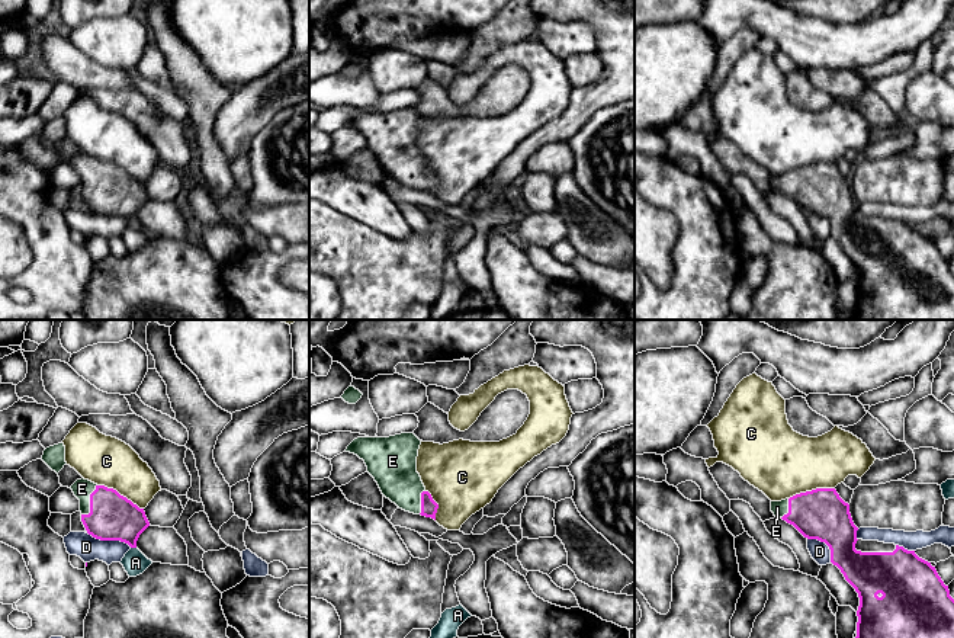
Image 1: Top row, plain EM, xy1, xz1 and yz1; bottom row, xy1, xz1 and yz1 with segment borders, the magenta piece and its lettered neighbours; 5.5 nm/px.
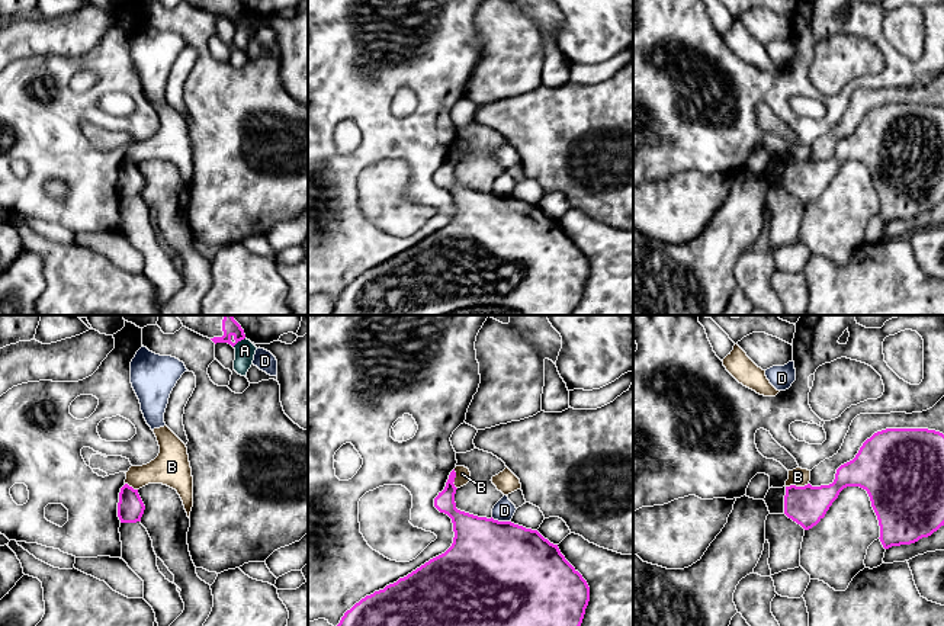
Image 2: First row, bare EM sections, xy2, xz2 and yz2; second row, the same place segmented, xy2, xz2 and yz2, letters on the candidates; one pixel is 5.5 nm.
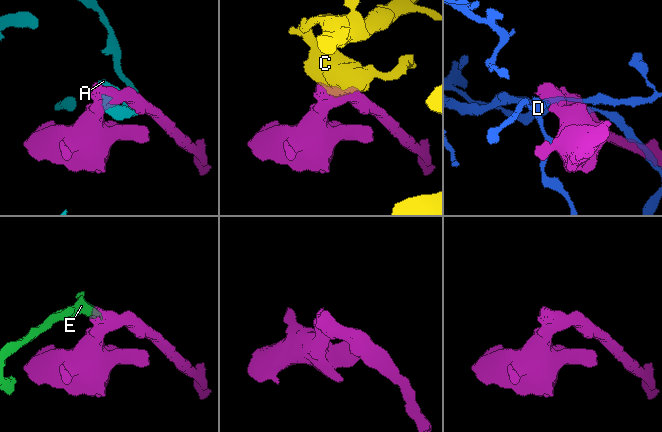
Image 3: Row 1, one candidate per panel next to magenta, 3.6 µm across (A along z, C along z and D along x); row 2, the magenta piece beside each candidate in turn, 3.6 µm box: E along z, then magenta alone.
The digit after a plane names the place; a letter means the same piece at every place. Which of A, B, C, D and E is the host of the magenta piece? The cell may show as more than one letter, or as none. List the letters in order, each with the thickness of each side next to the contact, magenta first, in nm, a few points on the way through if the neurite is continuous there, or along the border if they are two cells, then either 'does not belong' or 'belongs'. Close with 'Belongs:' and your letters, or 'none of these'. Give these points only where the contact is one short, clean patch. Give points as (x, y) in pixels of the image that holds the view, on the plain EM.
A: 70/110 nm | does not belong
B: 220/100 nm | along yz2 (808, 157), (786, 161) | does not belong
C: 260/280 nm | along xy1 (98, 159), (115, 163), (143, 183) | does not belong
D: 260/140 nm | does not belong
E: 260/110 nm | across xy1 (112, 191), (90, 176), (82, 163) | belongs
Belongs: E

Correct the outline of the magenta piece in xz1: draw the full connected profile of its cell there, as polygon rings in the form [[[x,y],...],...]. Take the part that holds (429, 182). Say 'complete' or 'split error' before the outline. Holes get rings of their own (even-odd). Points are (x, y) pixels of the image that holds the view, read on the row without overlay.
split error | [[[414,108],[389,112],[357,112],[346,126],[364,135],[382,169],[399,183],[436,195],[439,179],[417,147],[421,115]]]

